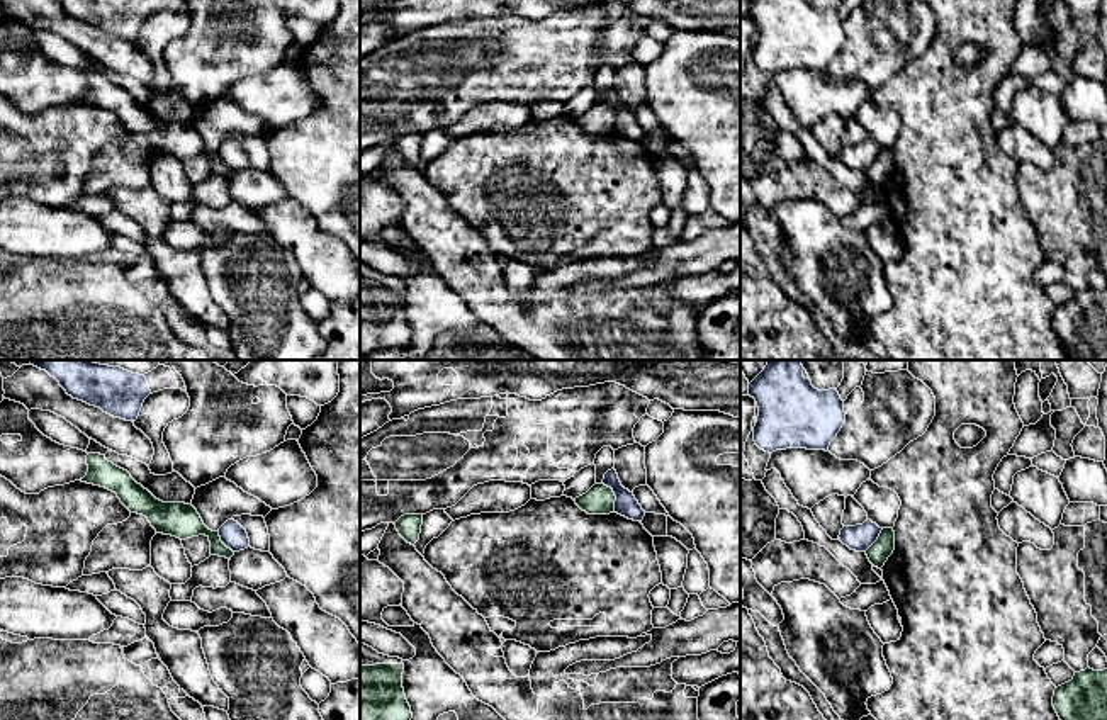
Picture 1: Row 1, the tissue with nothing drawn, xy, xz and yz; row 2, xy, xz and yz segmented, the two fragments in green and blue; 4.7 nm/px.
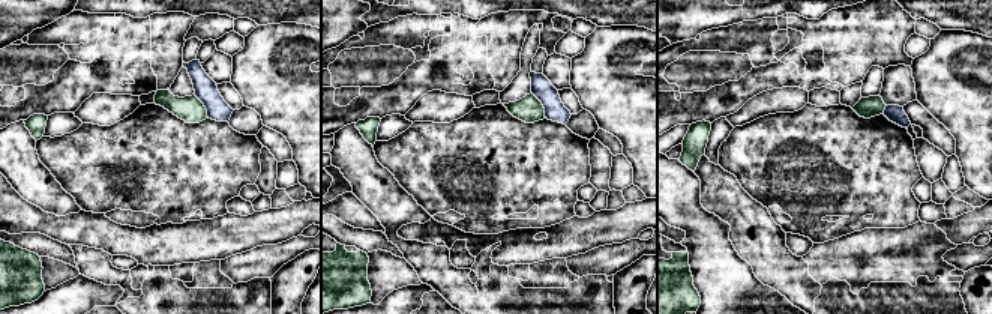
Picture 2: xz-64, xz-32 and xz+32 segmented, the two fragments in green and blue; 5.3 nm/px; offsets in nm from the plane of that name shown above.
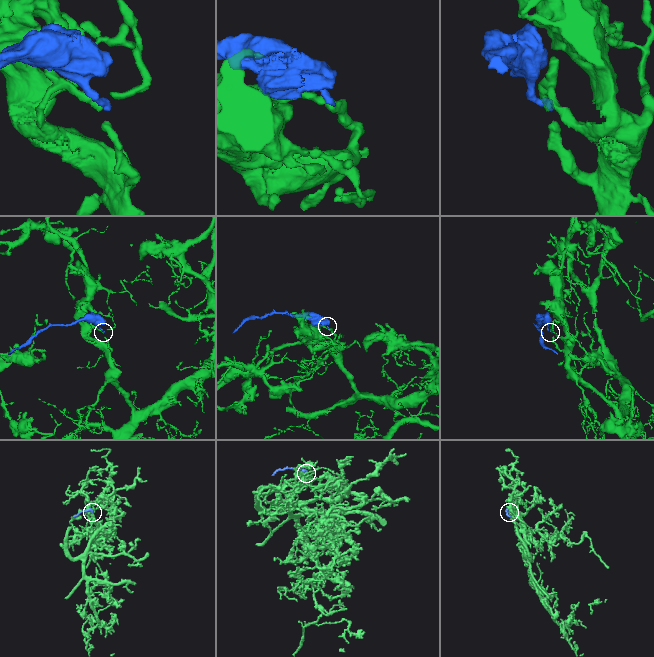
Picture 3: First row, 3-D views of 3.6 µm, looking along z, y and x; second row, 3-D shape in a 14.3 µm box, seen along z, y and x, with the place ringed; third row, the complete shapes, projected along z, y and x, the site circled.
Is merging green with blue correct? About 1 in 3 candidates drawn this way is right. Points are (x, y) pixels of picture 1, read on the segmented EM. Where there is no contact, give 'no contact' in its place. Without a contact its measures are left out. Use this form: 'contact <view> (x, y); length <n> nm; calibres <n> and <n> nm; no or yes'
contact xz (615, 496); length 150 nm; calibres 140 and 110 nm; no

